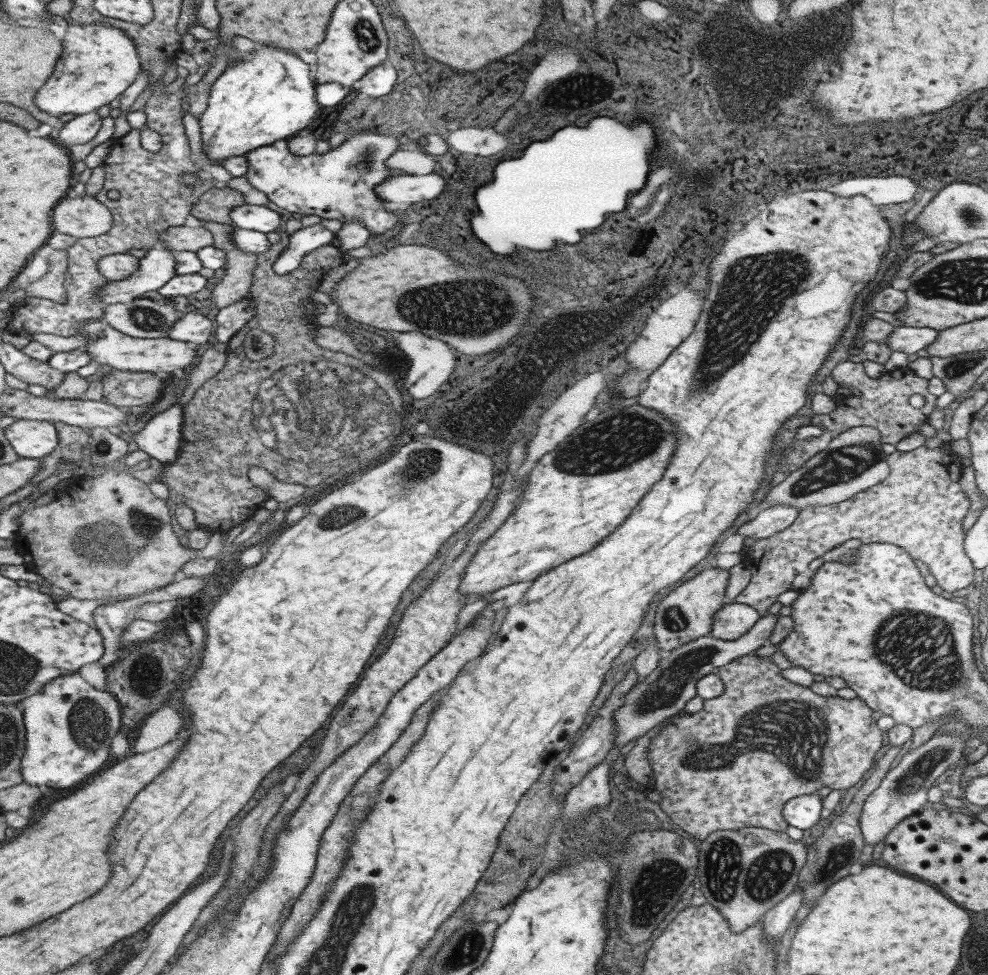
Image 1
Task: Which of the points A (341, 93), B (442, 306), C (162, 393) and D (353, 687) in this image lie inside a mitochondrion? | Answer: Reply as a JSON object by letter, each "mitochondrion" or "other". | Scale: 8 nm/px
{"A":"other","B":"mitochondrion","C":"other","D":"other"}

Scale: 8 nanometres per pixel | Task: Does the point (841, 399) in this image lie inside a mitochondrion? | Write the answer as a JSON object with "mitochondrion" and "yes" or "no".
{"mitochondrion":"no"}

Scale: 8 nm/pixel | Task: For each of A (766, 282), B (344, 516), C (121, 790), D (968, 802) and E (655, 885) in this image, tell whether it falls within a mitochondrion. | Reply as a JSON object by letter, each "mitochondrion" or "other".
{"A":"mitochondrion","B":"mitochondrion","C":"other","D":"other","E":"mitochondrion"}

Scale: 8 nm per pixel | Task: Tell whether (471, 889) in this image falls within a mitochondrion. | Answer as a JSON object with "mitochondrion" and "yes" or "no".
{"mitochondrion":"no"}

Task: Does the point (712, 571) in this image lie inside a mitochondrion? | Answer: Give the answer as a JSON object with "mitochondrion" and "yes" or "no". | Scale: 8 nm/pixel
{"mitochondrion":"no"}

